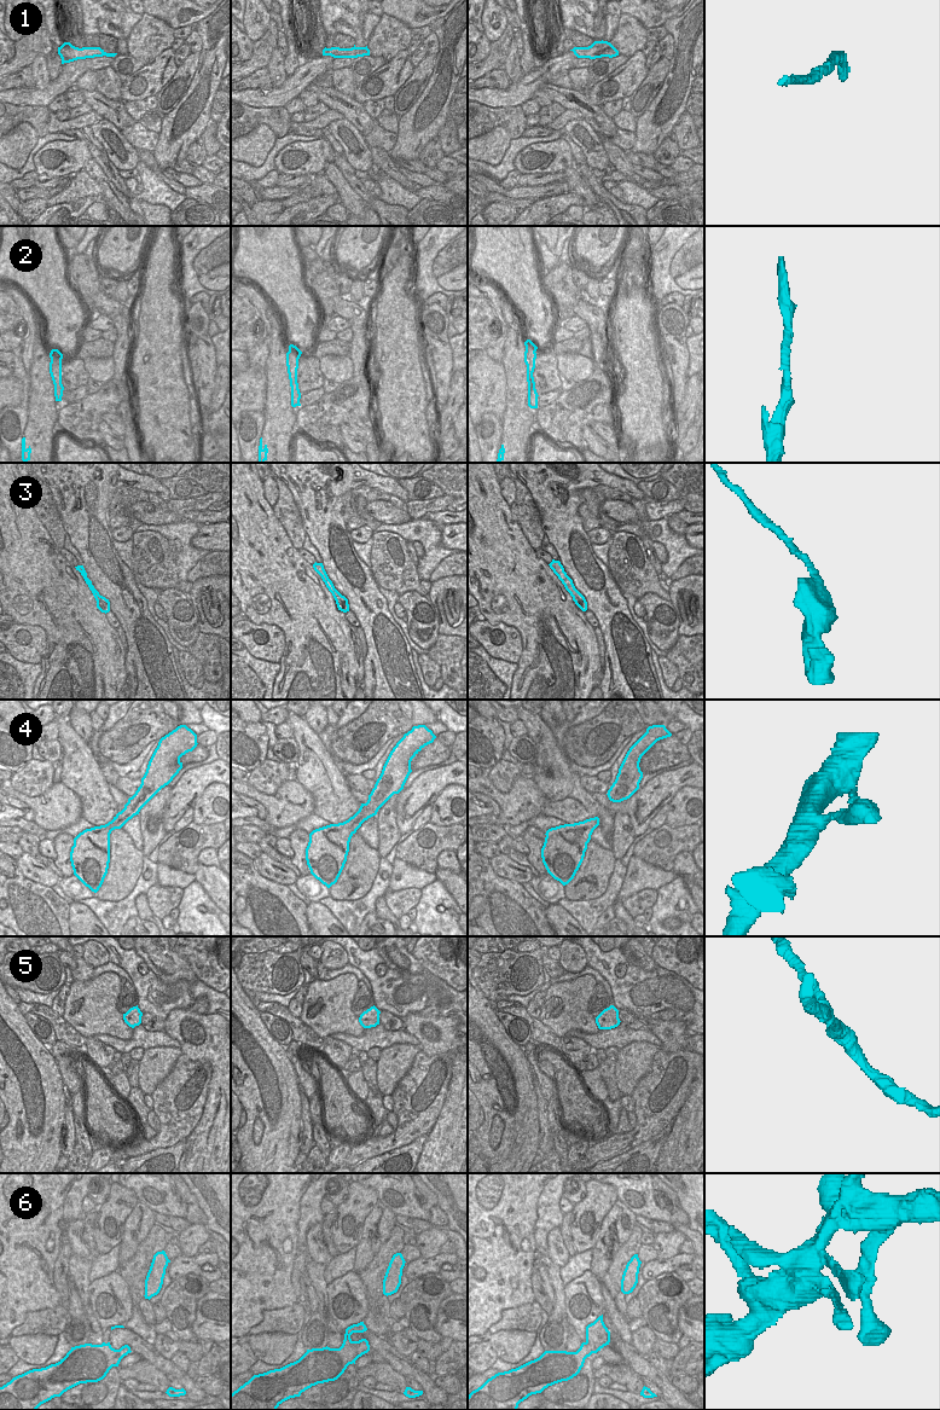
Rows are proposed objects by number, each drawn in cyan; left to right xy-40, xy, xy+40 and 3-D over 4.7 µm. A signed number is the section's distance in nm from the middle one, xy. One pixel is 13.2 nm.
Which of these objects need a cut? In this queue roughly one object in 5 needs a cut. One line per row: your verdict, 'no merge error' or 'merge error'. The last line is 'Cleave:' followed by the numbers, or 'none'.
1: no merge error
2: no merge error
3: no merge error
4: no merge error
5: no merge error
6: no merge error
Cleave: none

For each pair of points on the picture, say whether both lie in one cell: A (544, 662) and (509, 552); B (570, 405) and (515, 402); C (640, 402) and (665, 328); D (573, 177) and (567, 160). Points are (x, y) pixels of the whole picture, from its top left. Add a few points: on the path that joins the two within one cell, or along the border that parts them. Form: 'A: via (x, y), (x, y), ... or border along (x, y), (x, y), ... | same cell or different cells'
A: via (535, 634), (535, 604), (511, 580) | same cell
B: border along (537, 408), (534, 421) | different cells
C: border along (654, 318), (654, 329), (661, 349) | different cells
D: border along (573, 166), (568, 166), (563, 170) | different cells

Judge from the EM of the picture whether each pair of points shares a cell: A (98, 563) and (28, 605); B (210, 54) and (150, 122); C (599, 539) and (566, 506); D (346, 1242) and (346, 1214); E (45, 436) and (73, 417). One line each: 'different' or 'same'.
A: different
B: different
C: different
D: same
E: different

